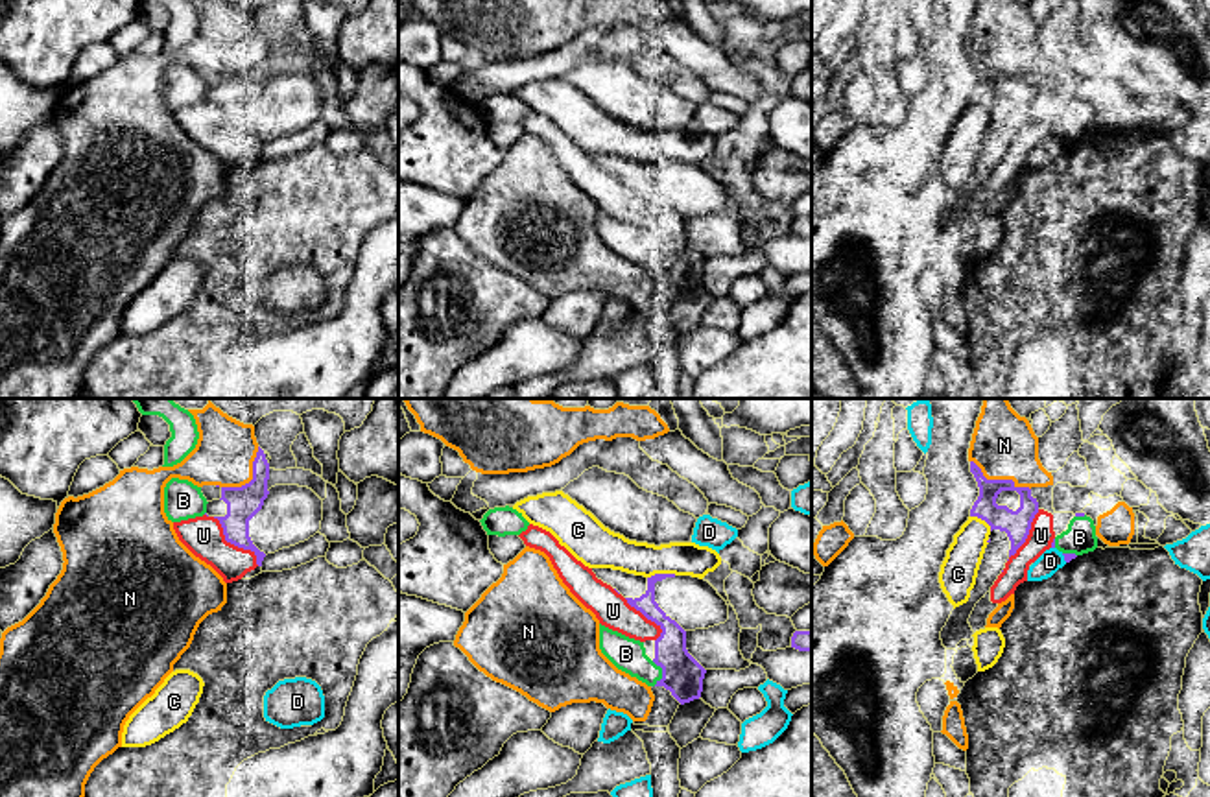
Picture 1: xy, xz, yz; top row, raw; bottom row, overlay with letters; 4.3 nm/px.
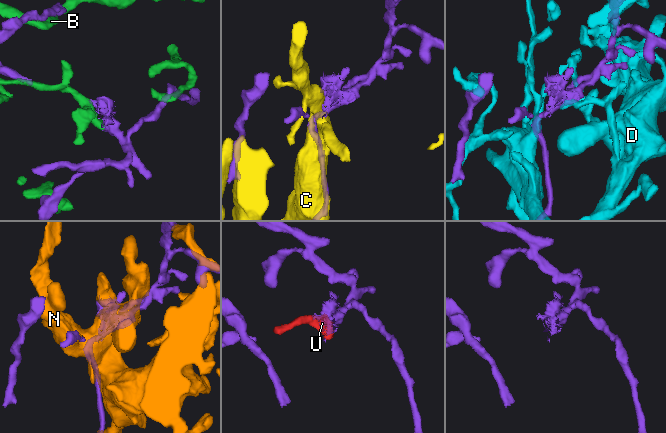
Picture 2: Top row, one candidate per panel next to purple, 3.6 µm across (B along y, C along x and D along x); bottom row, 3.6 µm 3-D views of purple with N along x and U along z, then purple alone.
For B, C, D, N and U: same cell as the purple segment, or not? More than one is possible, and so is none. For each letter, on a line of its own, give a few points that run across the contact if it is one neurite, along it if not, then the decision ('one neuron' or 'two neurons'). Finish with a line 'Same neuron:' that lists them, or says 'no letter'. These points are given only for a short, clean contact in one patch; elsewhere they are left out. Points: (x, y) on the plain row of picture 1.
B: two neurons
C: two neurons
D: two neurons
N: two neurons
U: one neuron
Same neuron: U

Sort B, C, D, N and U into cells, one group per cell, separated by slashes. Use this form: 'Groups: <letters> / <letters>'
Groups: B / C / D / N / U

